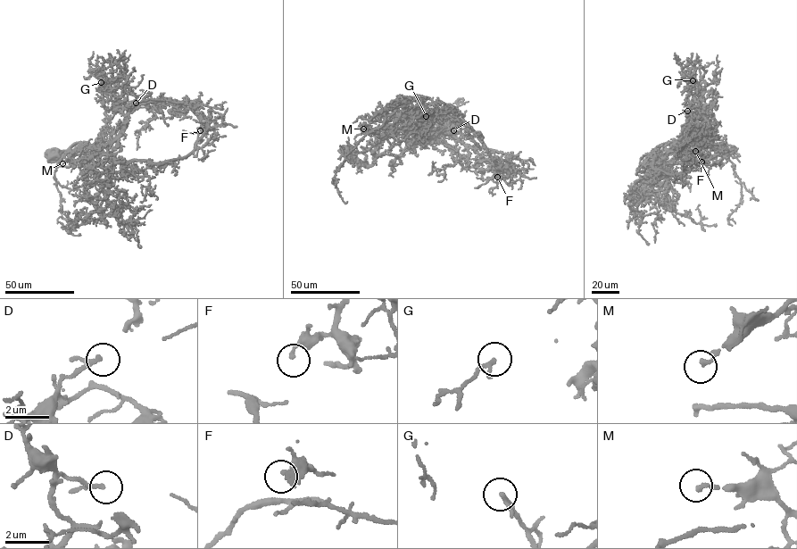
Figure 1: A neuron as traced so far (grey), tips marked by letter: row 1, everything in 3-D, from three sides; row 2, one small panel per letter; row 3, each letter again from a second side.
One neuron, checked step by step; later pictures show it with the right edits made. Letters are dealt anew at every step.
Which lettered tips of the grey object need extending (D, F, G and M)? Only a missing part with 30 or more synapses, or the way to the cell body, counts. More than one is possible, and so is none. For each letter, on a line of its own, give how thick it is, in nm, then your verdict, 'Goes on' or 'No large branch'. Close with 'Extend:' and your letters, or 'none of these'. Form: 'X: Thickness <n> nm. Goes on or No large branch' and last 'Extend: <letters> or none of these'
D: Thickness 140 nm. No large branch
F: Thickness 180 nm. No large branch
G: Thickness 200 nm. No large branch
M: Thickness 180 nm. No large branch
Extend: none of these

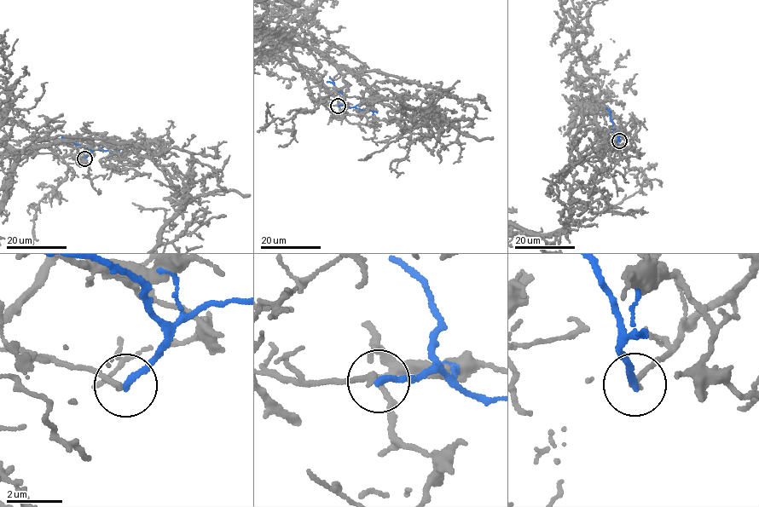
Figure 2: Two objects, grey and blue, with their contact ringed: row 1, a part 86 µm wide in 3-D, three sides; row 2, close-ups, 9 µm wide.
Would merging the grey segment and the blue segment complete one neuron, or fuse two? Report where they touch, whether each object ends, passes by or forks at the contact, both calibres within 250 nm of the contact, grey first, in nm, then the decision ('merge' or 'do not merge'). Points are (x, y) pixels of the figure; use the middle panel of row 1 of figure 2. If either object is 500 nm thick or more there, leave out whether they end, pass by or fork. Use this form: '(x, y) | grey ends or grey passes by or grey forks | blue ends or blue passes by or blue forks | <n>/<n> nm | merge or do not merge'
(338, 106) | grey ends | blue ends | 240/240 nm | do not merge

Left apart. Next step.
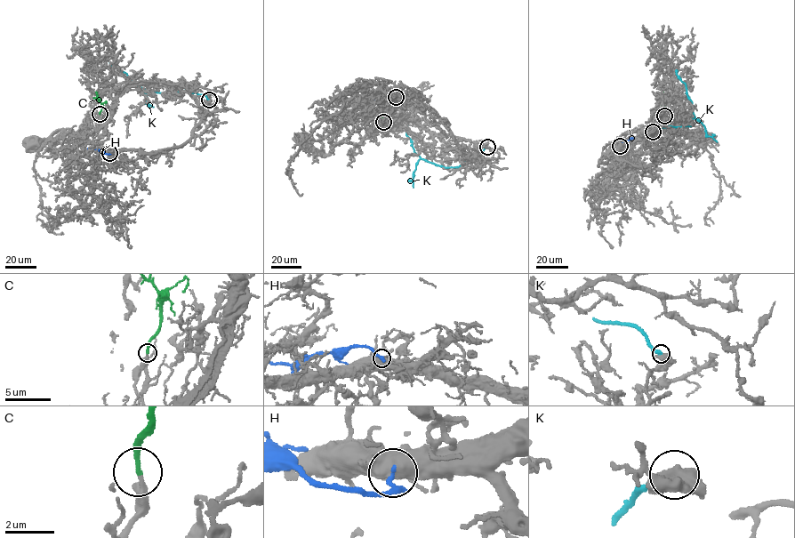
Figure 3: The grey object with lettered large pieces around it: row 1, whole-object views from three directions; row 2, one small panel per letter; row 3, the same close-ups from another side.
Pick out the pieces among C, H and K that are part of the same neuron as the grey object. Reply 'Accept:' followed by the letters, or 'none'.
Accept: C

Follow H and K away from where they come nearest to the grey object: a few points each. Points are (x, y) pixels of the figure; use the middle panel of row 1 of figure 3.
H: (396, 97), (389, 95), (373, 100)
K: (487, 147), (458, 166), (436, 165), (416, 154), (406, 134), (407, 127), (403, 121)

